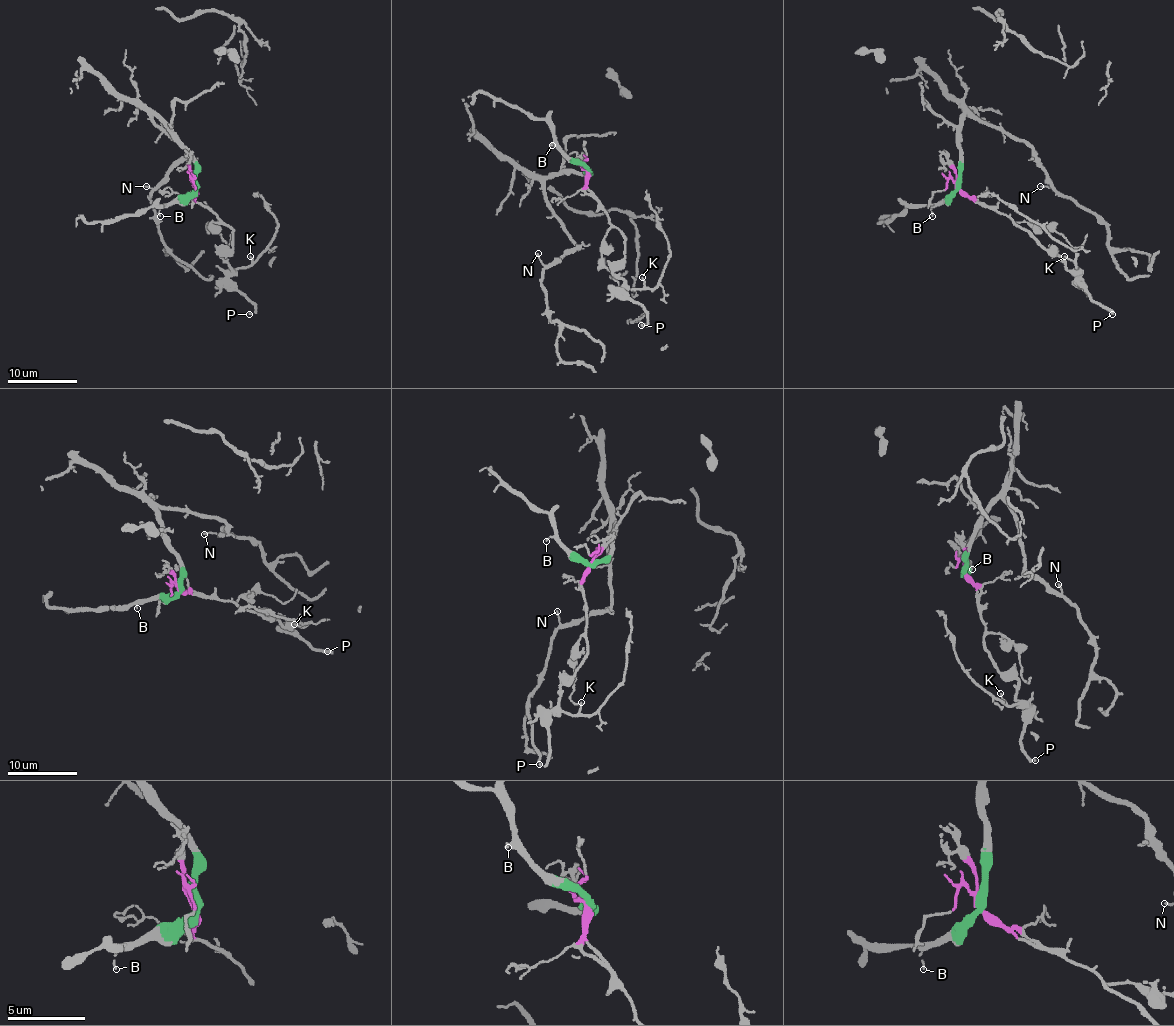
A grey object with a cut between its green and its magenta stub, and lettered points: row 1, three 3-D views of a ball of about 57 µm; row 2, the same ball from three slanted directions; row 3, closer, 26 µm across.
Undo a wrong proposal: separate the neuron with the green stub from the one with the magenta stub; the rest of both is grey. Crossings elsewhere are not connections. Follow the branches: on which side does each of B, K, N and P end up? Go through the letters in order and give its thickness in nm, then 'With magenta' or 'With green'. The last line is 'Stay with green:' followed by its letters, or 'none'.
B: Thickness 80 nm. With green
K: Thickness 80 nm. With magenta
N: Thickness 90 nm. With green
P: Thickness 110 nm. With magenta
Stay with green: B, N

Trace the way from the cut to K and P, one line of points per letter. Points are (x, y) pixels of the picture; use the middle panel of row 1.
K: (586, 169), (586, 188), (625, 239), (625, 258), (612, 272), (628, 286), (642, 288), (642, 278)
P: (586, 169), (586, 188), (625, 239), (625, 258), (612, 272), (646, 313), (647, 323), (640, 325)

